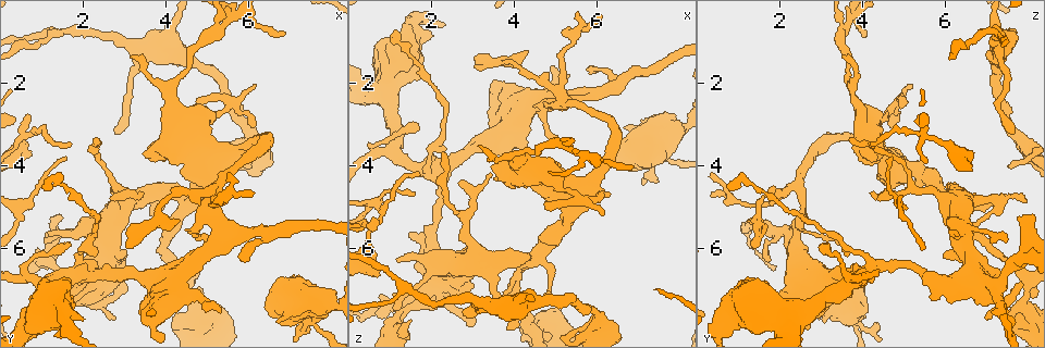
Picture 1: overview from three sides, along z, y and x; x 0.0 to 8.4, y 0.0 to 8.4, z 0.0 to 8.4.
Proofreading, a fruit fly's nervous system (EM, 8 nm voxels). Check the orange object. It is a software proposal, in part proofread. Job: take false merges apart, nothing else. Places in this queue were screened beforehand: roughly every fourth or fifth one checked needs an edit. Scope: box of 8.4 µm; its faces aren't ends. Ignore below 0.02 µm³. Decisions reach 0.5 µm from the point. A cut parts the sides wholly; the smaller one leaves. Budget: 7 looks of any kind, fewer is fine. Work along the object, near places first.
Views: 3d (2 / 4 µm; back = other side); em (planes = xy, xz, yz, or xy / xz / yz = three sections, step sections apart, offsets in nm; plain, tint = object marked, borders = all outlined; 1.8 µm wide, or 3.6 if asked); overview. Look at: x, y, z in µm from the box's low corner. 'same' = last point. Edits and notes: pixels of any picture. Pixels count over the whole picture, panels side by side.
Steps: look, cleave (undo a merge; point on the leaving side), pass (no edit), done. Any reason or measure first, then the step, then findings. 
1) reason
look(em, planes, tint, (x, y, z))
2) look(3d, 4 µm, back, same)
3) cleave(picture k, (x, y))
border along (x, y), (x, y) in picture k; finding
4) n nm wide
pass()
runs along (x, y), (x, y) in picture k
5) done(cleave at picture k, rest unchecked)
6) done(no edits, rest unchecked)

look(em, xy, step 4, tint, (5.90, 3.60, 7.95))

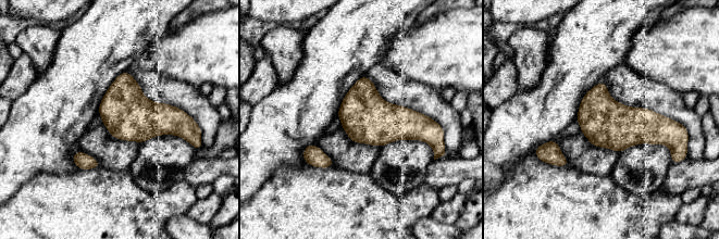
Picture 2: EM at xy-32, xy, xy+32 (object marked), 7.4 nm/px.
look(em, planes, borders, same)

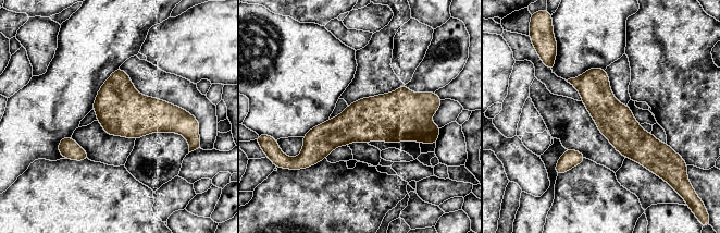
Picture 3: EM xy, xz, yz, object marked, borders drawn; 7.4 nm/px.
280 nm wide
pass()
runs along (572, 81), (644, 147), (659, 147) in picture 3; one neuron here

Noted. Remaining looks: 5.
two arms in line, one across
look(em, xy, step 8, borders, (1.55, 0.75, 7.15))

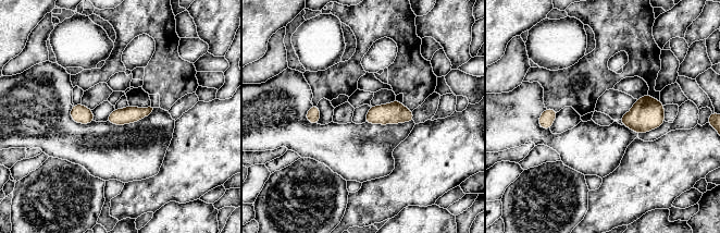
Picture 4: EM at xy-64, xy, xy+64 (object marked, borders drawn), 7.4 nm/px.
look(em, planes, borders, same)

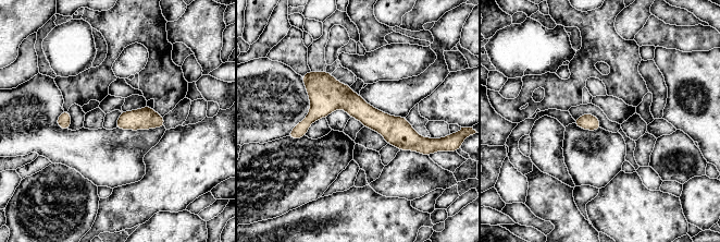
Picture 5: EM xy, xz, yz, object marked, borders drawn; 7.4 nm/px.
pass()
runs along (294, 133), (351, 103), (420, 141) in picture 5; continuous, no second neuron

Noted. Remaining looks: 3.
sudden change in width
look(em, 3.6 µm, planes, tint, (4.70, 7.35, 7.85))

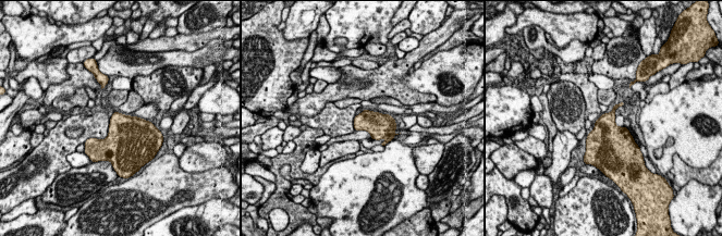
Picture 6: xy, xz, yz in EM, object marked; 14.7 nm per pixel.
pass()
all the same neuron

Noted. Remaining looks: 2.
done(no edits, rest unchecked)

